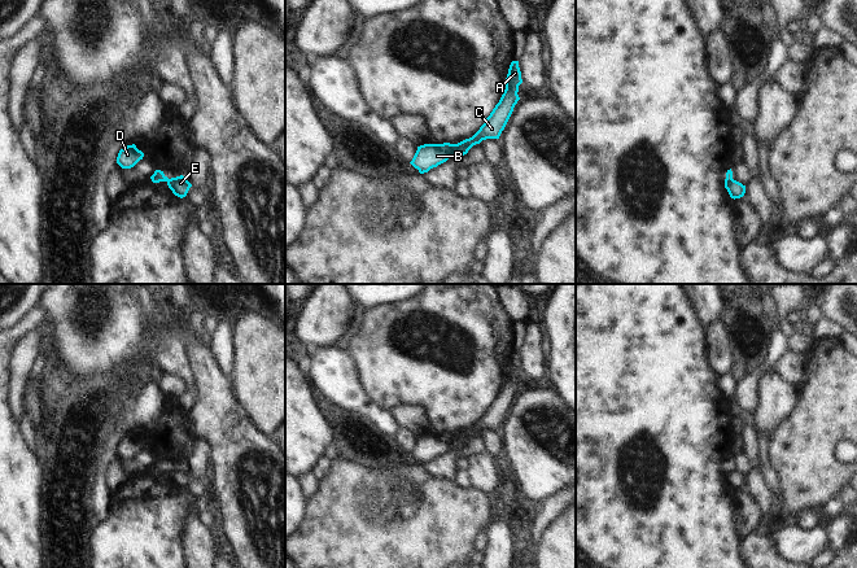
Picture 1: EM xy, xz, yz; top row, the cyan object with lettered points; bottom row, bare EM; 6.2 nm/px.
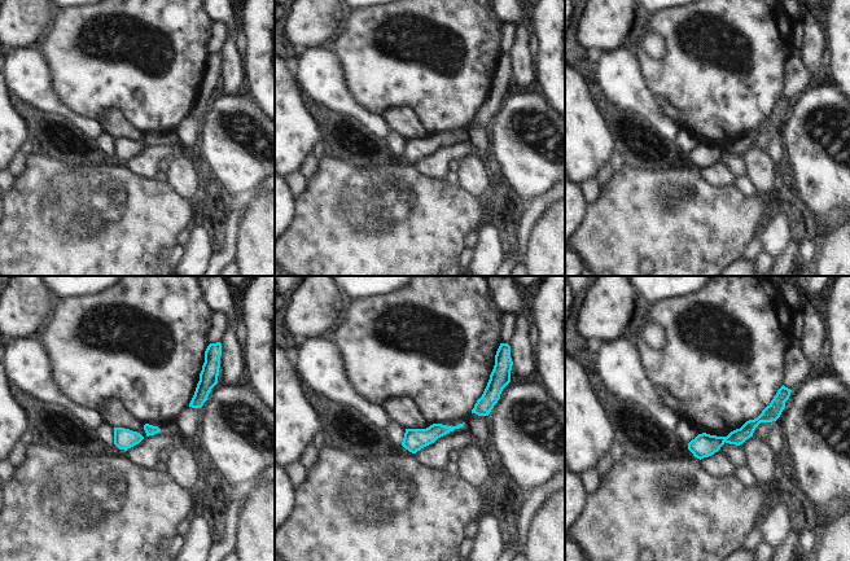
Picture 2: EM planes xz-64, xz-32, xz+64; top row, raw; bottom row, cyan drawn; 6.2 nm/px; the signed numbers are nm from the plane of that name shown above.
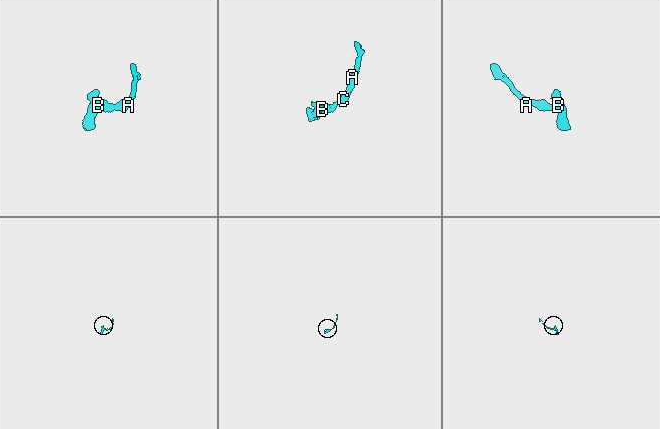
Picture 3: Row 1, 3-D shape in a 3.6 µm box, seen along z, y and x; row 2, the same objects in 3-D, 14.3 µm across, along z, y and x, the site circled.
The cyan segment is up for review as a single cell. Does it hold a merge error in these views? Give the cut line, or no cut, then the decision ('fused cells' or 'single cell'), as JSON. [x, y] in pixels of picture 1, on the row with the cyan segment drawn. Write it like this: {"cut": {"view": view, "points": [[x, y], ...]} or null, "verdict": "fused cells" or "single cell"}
{"cut": {"view": "xz", "points": [[458, 144], [449, 156]]}, "verdict": "fused cells"}

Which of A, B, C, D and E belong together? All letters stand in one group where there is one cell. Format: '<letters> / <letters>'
A C E / B D

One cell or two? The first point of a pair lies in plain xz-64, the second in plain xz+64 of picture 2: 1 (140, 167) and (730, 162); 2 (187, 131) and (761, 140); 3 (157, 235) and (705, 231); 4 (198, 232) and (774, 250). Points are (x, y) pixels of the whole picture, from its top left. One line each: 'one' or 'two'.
1: two
2: two
3: one
4: one

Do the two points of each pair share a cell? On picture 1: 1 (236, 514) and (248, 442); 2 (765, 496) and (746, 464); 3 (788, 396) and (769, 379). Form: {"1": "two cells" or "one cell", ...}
{"1": "one cell", "2": "two cells", "3": "one cell"}

